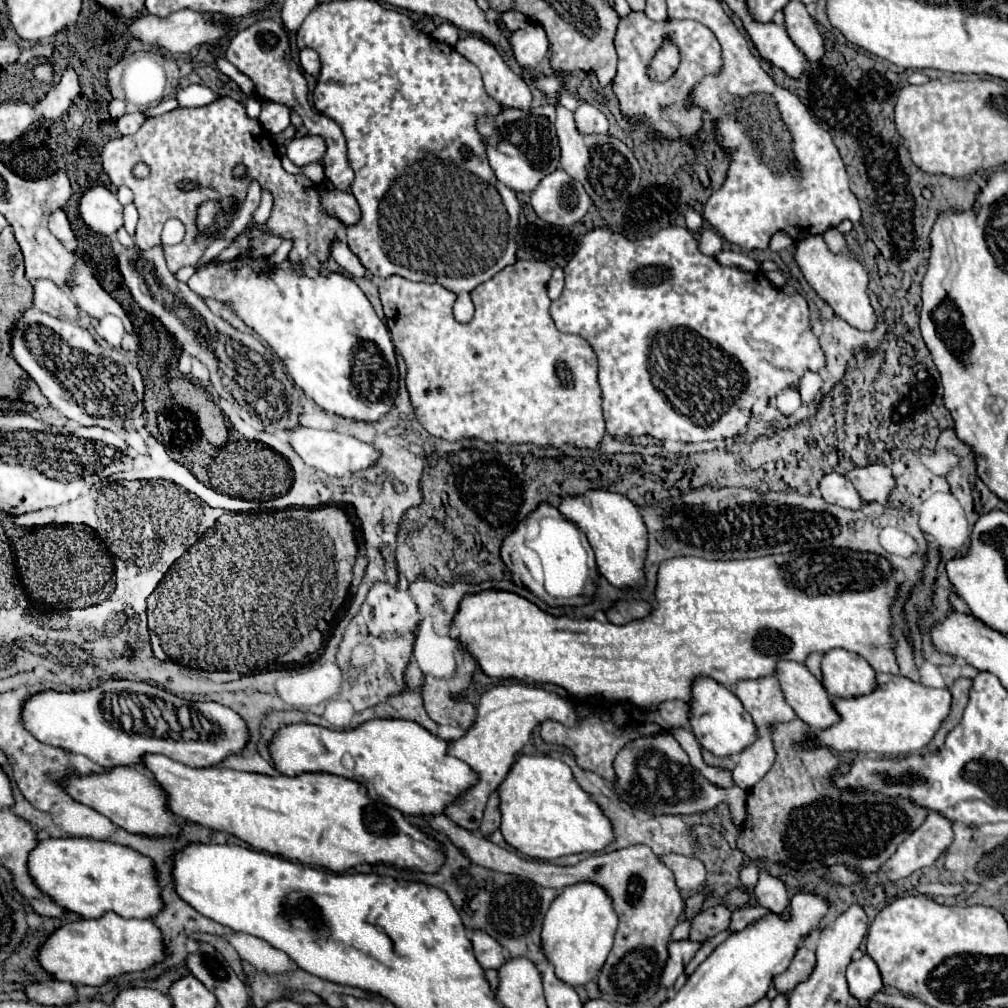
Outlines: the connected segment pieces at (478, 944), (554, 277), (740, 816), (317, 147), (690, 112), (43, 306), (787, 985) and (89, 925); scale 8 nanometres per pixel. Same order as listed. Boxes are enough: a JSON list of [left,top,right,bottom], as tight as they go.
[[471,932,505,970],[547,268,564,300],[613,732,747,827],[287,136,325,166],[613,12,721,148],[33,280,77,320],[773,946,815,994],[37,912,163,986]]

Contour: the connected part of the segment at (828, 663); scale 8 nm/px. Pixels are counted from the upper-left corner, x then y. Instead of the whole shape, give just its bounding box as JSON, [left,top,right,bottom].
[821,650,875,696]

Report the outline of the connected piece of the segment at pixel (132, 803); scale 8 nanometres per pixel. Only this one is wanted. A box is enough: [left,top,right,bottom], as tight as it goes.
[59,766,179,836]

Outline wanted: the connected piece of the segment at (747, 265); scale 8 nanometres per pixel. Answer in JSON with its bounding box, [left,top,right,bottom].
[715,250,759,272]

